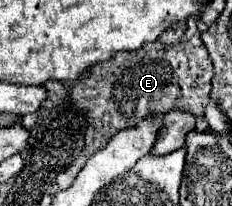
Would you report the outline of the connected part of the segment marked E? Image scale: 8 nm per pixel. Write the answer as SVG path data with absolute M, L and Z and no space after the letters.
M194 17L188 19L188 29L178 45L164 45L154 41L146 43L138 51L122 51L112 55L108 61L92 65L74 81L70 97L74 97L78 107L86 111L86 145L78 159L56 177L60 189L70 187L88 157L100 151L118 131L134 127L148 117L166 115L172 109L192 113L196 119L204 117L204 107L210 101L208 93L214 67L200 39L200 31L196 29L196 21L198 19Z

